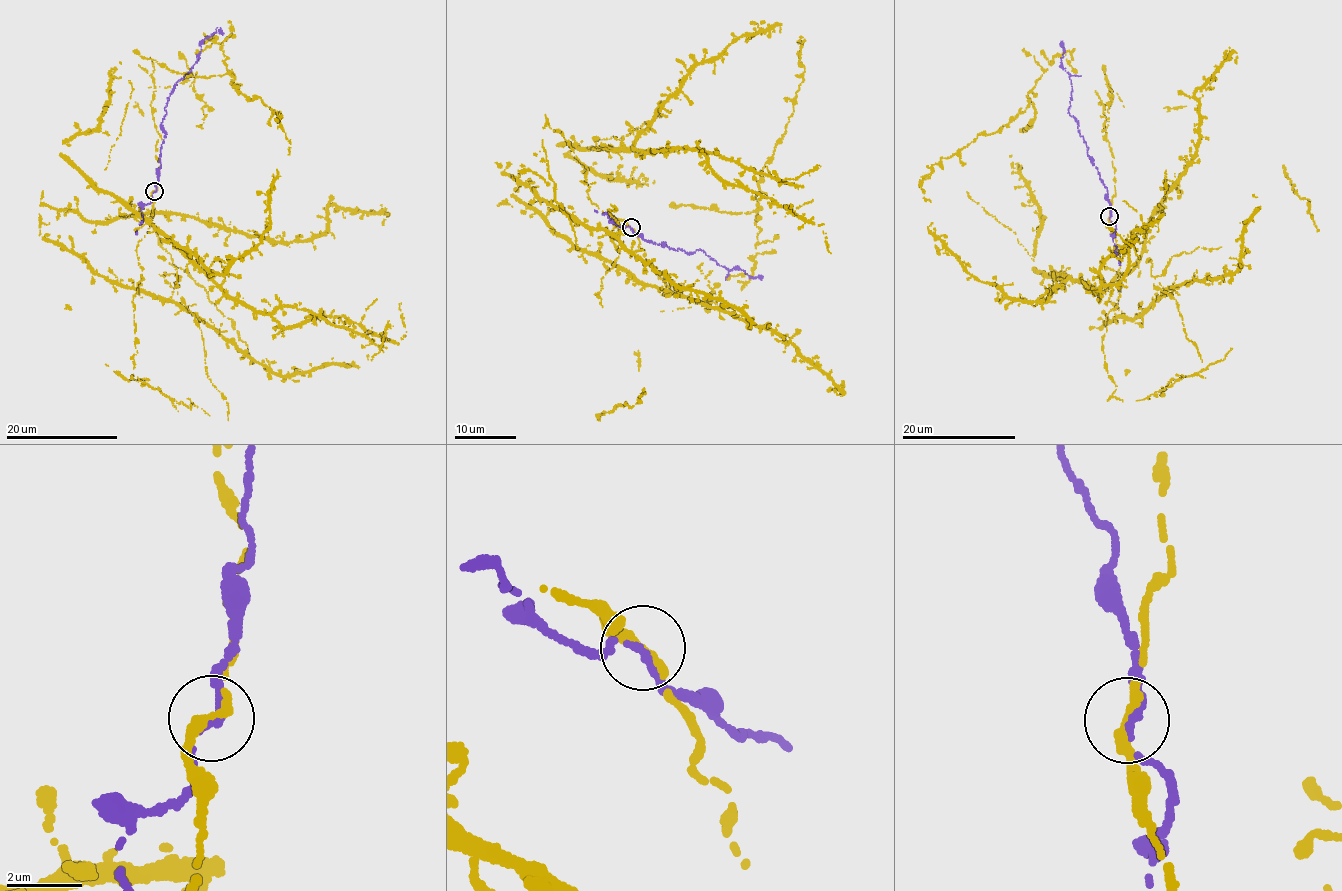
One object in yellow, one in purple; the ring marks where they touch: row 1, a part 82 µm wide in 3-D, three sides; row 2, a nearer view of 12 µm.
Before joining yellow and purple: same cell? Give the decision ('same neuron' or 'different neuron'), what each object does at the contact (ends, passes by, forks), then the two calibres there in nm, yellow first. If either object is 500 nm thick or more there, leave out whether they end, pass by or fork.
different neuron; yellow ends there; purple passes by; 400 nm thick on the yellow side, 200 nm on the other

